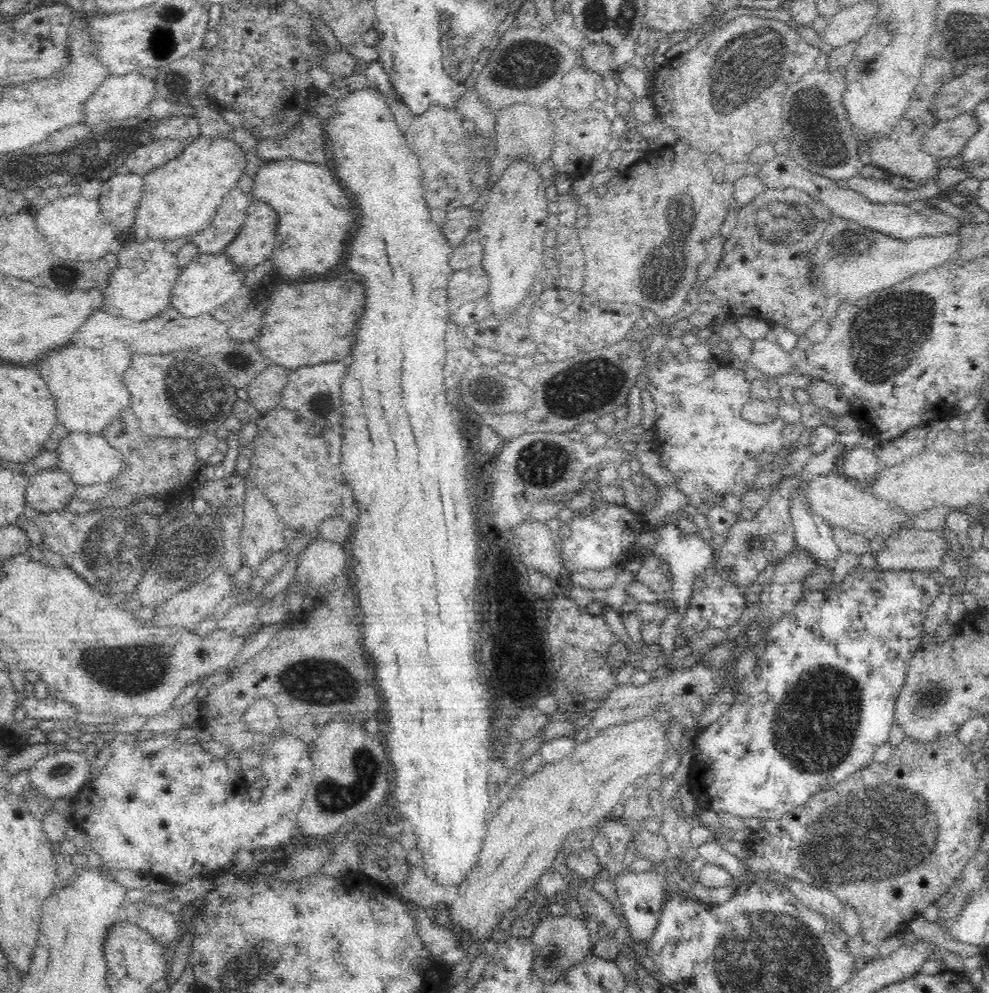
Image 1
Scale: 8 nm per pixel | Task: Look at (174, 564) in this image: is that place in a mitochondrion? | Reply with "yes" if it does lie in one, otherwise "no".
yes

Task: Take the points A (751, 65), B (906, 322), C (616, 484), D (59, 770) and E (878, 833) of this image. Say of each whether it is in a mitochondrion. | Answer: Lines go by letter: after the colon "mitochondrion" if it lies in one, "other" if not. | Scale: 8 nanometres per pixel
A: mitochondrion
B: mitochondrion
C: other
D: other
E: mitochondrion

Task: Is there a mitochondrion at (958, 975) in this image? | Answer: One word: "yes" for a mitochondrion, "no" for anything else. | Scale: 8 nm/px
no

